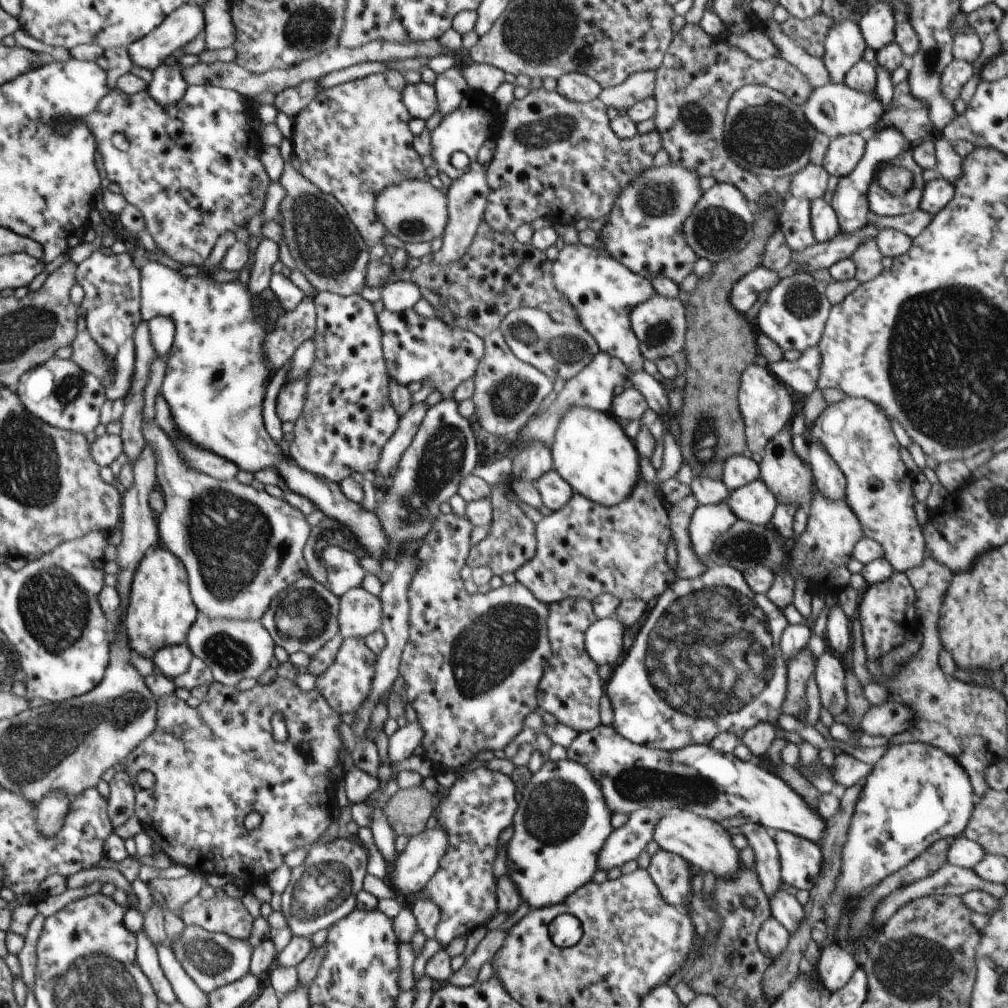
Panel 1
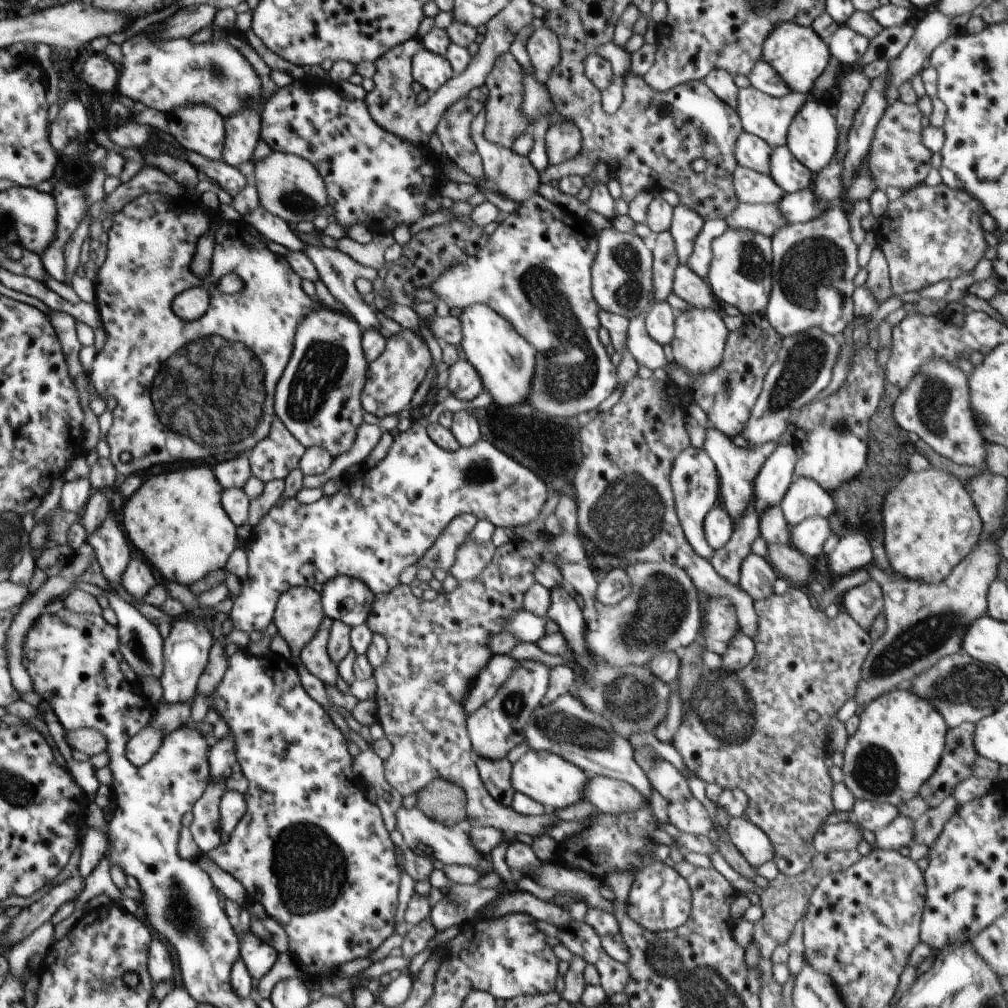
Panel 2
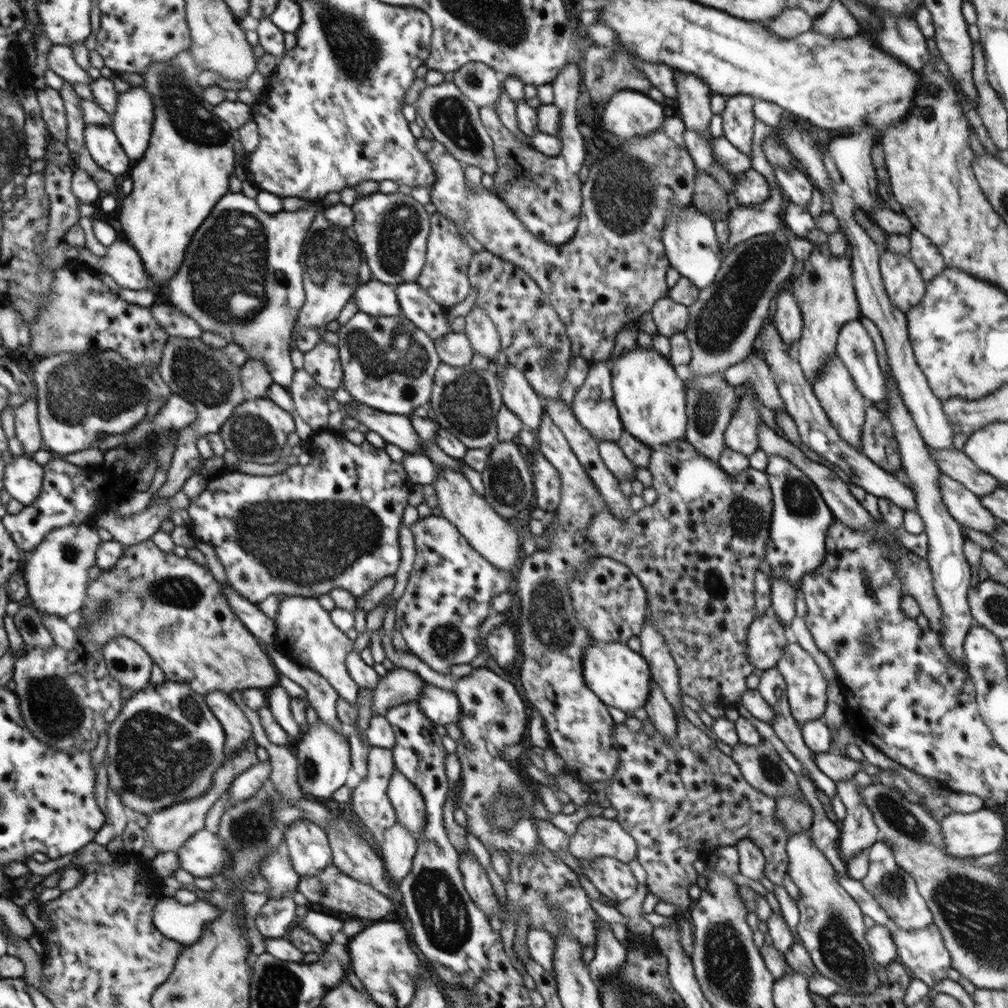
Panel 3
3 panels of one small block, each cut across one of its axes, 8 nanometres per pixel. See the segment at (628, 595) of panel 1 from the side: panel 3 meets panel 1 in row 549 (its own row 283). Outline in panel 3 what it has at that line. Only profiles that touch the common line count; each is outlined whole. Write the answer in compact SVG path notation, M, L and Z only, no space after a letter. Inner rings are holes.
M666 117L658 131L634 137L629 143L624 142L618 150L614 150L624 152L624 166L616 160L616 156L604 156L592 164L588 178L581 186L583 205L576 234L561 245L546 243L532 235L518 219L518 215L496 193L493 194L482 186L471 190L467 184L465 169L438 140L422 137L416 139L415 144L434 169L435 182L431 186L430 200L436 210L448 220L466 228L483 244L484 249L514 263L530 275L556 309L572 343L572 358L582 357L593 363L610 360L618 331L630 322L638 323L640 316L650 311L654 302L669 293L666 272L670 262L661 239L666 214L673 207L684 208L692 205L698 172L692 156L686 150L684 131L686 124L682 118Z

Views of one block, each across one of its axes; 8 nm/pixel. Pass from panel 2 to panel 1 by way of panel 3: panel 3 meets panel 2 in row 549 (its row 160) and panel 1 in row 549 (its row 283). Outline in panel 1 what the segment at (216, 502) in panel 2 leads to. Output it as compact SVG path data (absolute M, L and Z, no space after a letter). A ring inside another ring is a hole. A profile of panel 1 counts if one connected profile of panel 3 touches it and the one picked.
M162 545L146 554L138 578L133 578L134 590L130 590L128 607L122 626L128 636L130 648L148 660L153 660L161 649L188 641L189 630L196 624L198 612L190 594L185 563L173 551Z

